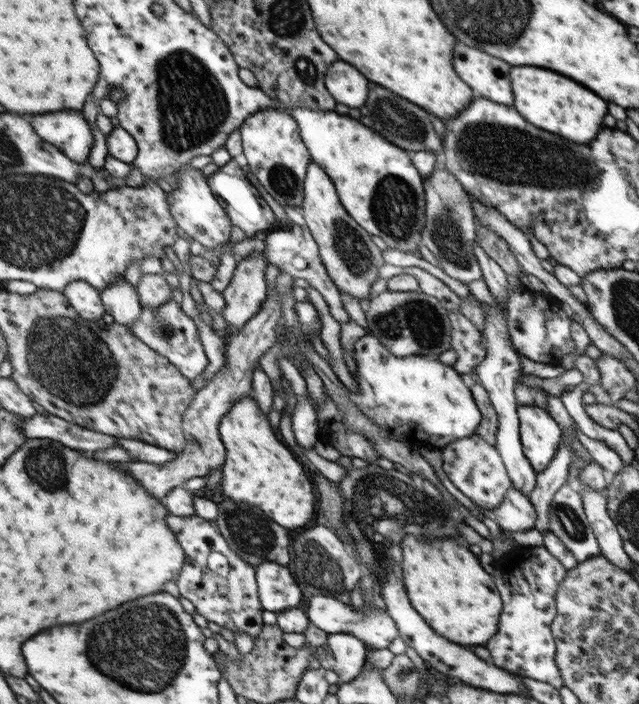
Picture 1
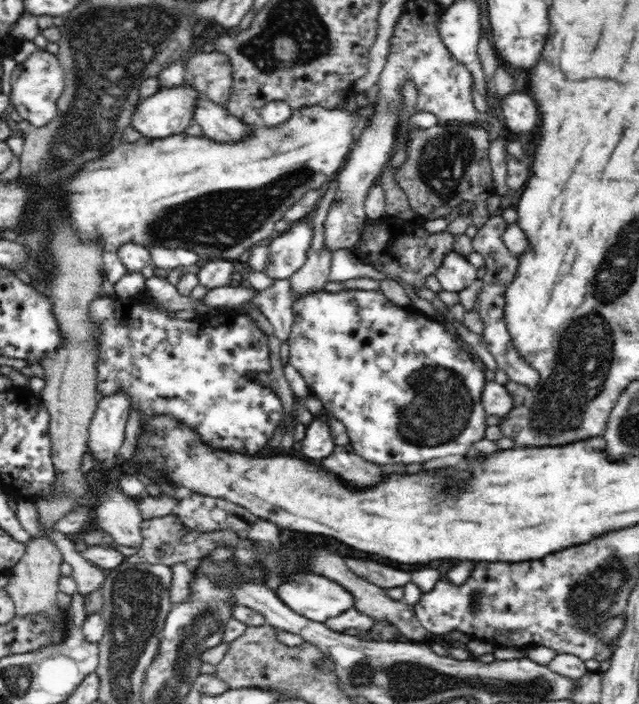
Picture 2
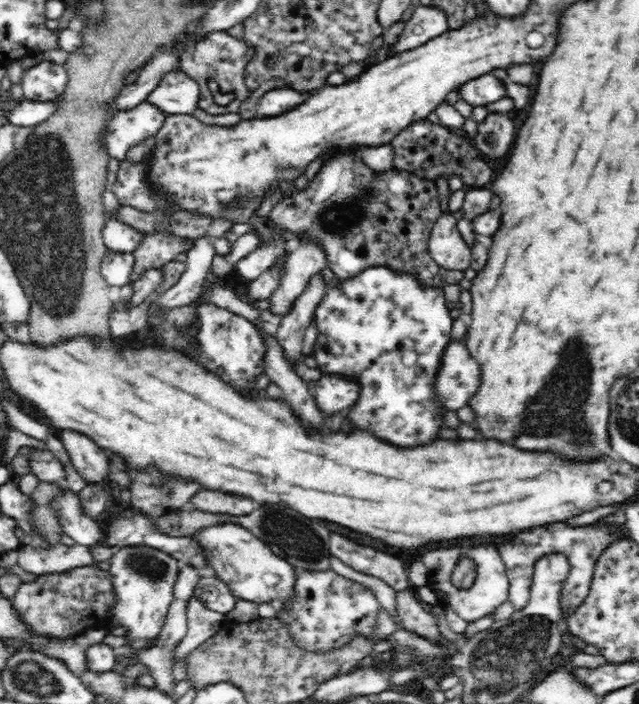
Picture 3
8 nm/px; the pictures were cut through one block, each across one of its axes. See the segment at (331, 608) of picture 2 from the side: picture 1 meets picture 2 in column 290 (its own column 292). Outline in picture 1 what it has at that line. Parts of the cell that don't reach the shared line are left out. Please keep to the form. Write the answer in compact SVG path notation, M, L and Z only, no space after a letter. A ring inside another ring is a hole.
M269 561L255 566L258 596L263 611L276 614L301 608L302 589L296 584L291 566L282 566Z

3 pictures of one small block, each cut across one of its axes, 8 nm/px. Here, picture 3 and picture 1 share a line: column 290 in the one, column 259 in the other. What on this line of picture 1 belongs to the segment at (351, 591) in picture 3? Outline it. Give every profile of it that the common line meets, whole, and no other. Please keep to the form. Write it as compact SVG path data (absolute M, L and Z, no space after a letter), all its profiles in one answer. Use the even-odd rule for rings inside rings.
M168 514L166 524L176 535L180 548L184 550L185 565L176 580L179 593L184 598L188 598L196 607L196 612L207 621L212 621L221 628L230 630L232 634L244 633L251 636L253 640L256 639L262 631L263 608L258 596L259 586L257 585L255 566L248 564L231 550L214 521L208 521L196 515L182 517Z

